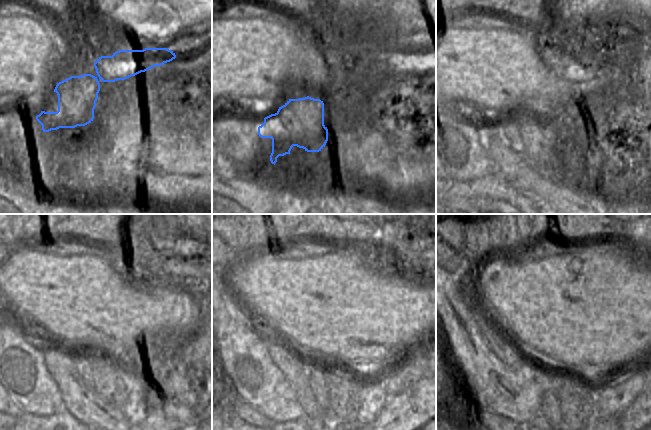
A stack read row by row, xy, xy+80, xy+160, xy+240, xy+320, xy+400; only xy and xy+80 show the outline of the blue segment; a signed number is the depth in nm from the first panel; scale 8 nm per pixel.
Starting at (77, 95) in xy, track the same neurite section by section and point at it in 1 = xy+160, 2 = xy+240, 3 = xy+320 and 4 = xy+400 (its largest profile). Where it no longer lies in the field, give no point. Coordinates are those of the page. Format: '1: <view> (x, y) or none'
1: xy+160 (540, 143)
2: xy+240 (109, 385)
3: xy+320 (343, 388)
4: xy+400 (576, 400)

